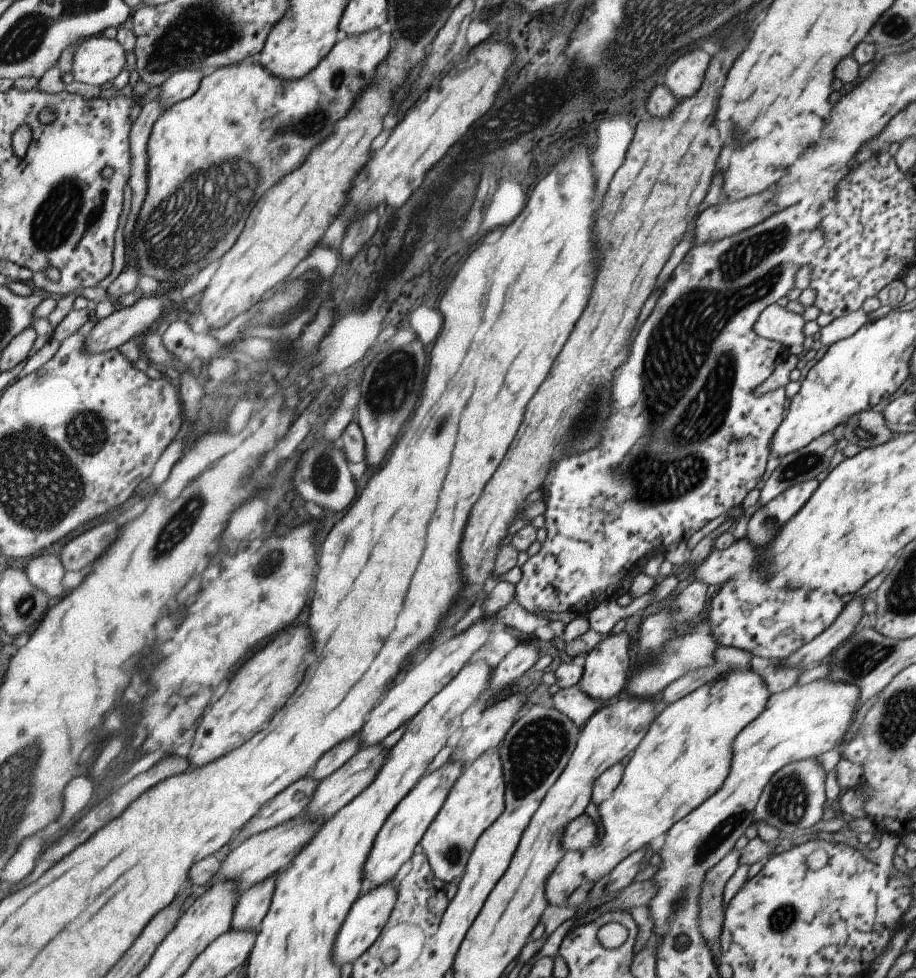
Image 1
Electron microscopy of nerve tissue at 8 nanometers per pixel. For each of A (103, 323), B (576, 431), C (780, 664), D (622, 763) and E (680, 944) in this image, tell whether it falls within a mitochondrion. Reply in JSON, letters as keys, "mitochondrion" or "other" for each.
{"A":"other","B":"mitochondrion","C":"other","D":"other","E":"mitochondrion"}

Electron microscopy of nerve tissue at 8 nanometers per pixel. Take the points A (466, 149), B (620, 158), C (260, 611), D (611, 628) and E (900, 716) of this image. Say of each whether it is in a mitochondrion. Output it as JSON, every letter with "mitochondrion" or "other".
{"A":"other","B":"other","C":"other","D":"other","E":"mitochondrion"}

